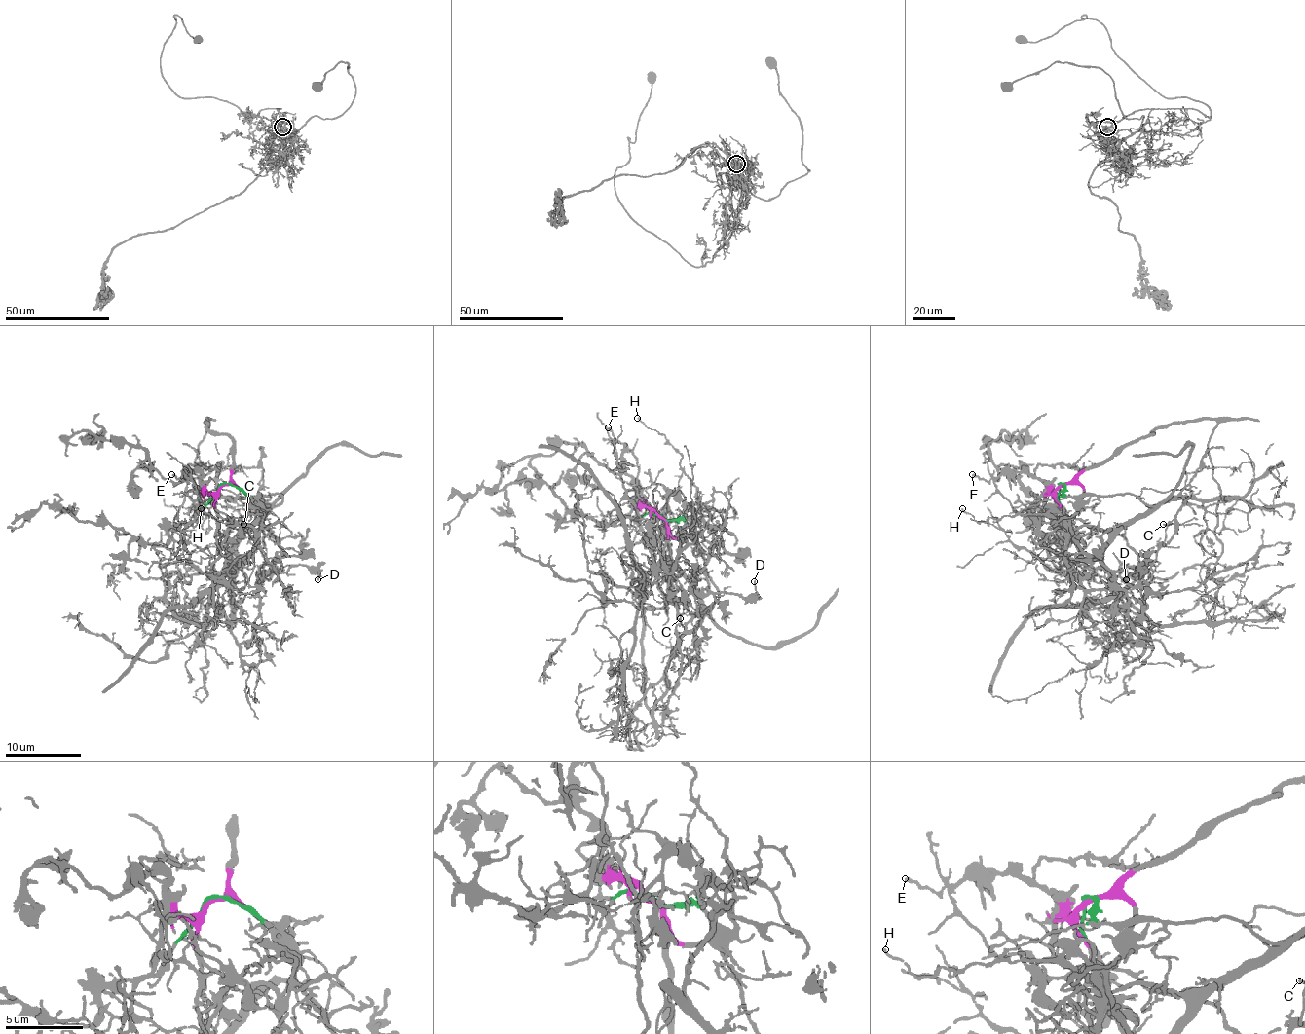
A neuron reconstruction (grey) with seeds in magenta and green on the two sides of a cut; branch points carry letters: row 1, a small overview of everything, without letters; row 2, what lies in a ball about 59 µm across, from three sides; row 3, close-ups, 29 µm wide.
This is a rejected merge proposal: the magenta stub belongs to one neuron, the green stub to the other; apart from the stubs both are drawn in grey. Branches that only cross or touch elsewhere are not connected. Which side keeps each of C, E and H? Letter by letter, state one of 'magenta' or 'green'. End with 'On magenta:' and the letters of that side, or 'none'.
C: green
E: magenta
H: green
On magenta: E

